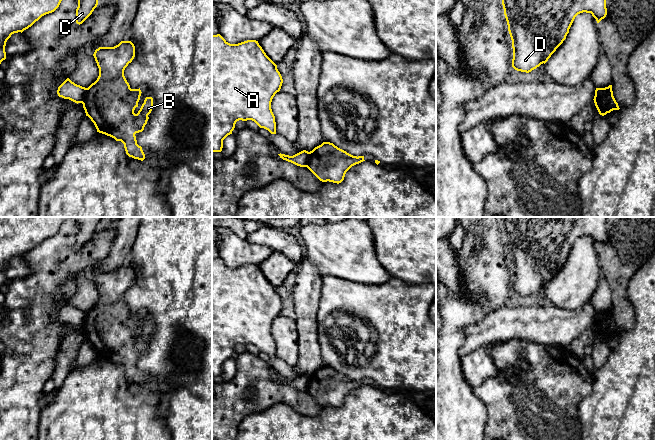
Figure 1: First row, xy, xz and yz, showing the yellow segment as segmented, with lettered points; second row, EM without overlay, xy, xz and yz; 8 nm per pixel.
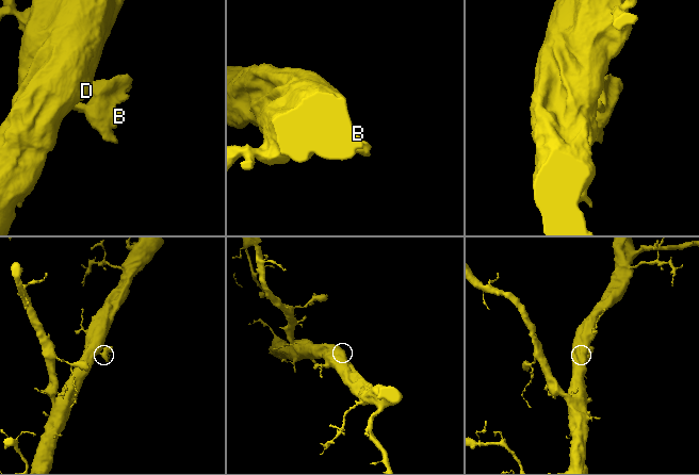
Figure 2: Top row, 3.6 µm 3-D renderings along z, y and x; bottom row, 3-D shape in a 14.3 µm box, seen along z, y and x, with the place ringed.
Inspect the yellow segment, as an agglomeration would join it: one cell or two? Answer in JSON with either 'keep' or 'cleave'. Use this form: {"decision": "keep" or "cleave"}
{"decision": "cleave"}

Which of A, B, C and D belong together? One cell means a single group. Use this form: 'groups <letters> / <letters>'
groups A C D / B

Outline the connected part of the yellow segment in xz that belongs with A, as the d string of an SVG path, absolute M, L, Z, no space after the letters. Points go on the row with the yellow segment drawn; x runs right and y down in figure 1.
M220 34L212 35L212 152L221 152L223 140L237 121L254 121L260 128L276 134L271 102L283 83L277 65L256 40L228 43Z

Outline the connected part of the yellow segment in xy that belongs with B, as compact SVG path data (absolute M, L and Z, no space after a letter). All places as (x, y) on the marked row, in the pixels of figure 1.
M121 41L114 47L99 47L93 54L99 68L97 80L86 88L82 102L86 116L94 123L97 132L121 141L129 157L143 161L145 154L137 144L136 133L142 132L153 107L153 98L146 97L137 114L134 113L141 96L141 90L131 89L124 76L124 70L135 57L135 46L131 41Z

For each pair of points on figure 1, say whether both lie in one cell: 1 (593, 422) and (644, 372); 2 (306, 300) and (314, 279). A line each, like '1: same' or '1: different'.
1: same
2: same

